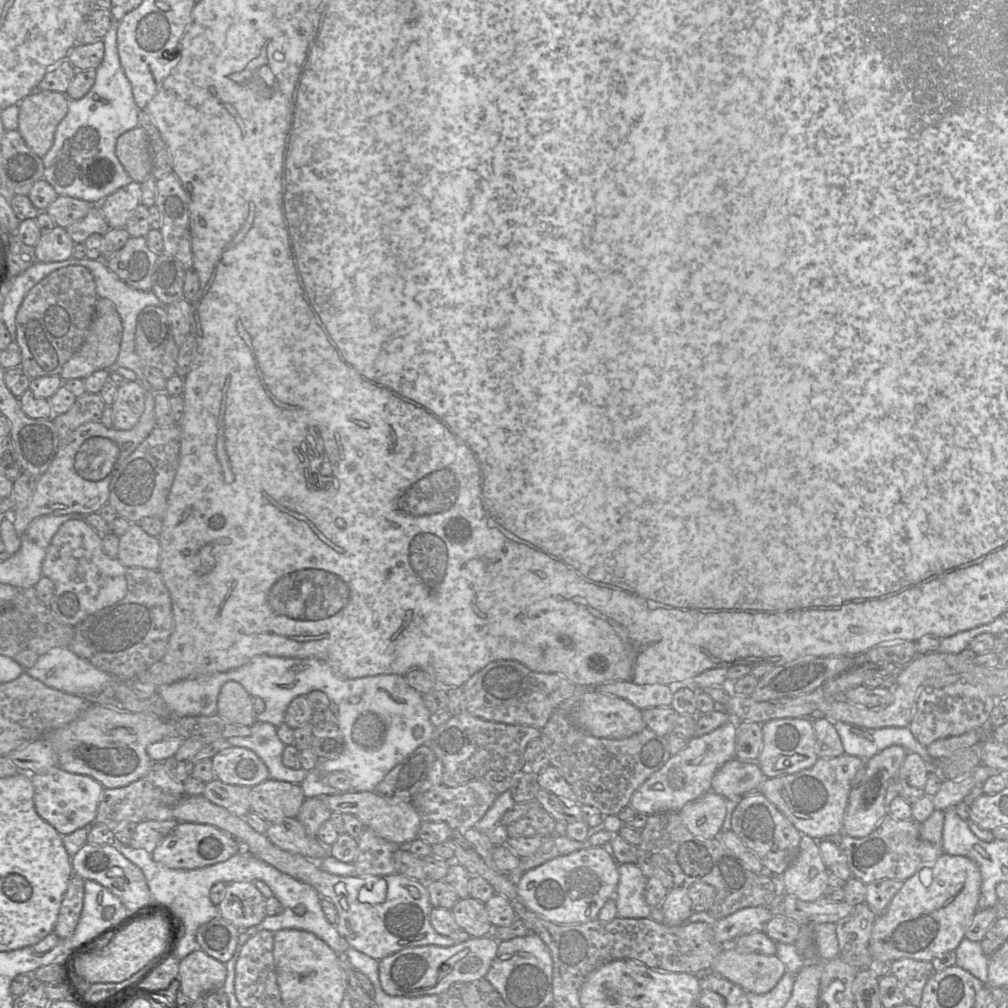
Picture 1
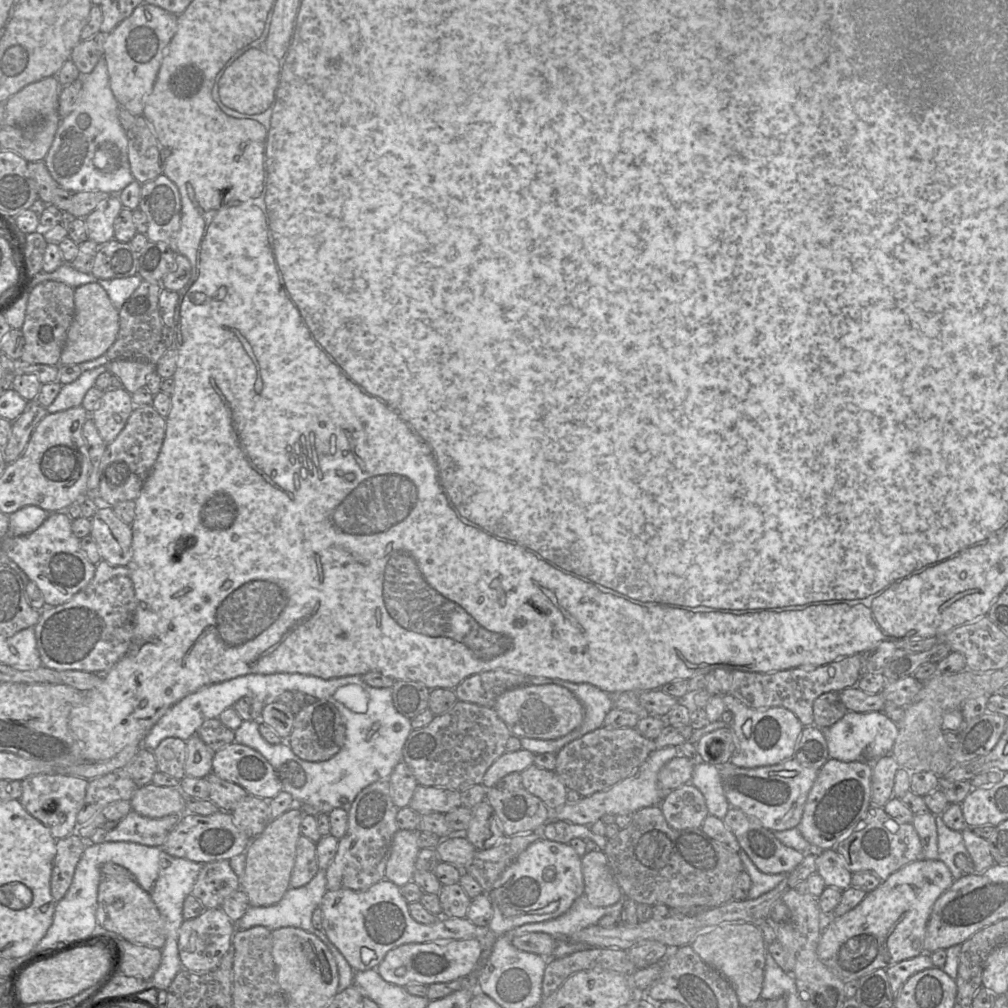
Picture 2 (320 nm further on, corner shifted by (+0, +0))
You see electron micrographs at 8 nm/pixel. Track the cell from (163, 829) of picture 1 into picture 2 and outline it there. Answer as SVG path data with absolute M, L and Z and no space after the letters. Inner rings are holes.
M131 811L113 829L96 829L86 843L133 842L149 847L162 847L183 814L149 818Z

